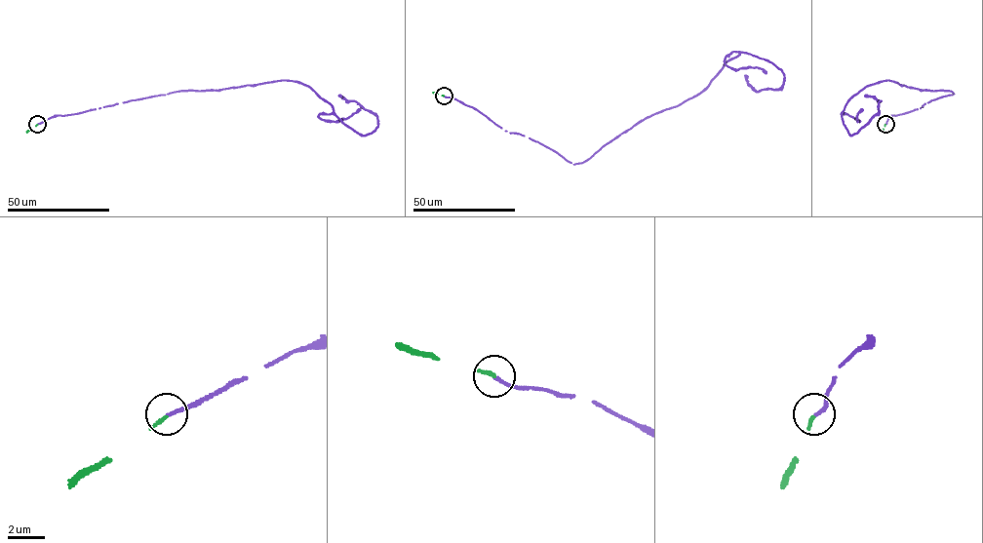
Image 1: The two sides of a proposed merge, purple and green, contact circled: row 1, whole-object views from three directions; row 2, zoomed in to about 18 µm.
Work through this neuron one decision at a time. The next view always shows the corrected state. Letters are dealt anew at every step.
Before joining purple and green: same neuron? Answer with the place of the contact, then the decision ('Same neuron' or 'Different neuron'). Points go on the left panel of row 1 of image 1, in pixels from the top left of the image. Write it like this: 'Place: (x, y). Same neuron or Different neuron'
Place: (37, 124). Same neuron

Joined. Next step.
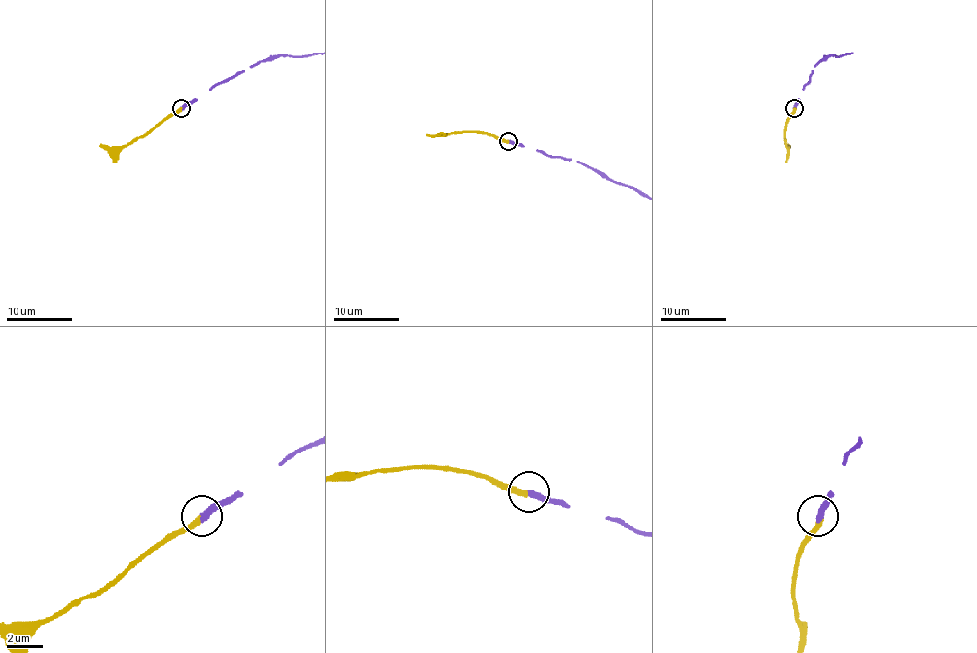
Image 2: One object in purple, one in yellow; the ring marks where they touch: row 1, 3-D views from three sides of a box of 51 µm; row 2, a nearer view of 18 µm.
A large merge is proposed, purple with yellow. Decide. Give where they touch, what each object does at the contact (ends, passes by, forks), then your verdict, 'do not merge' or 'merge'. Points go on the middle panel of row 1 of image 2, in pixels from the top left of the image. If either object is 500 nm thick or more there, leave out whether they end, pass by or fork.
at (508, 141); purple ends there; yellow ends there; merge

